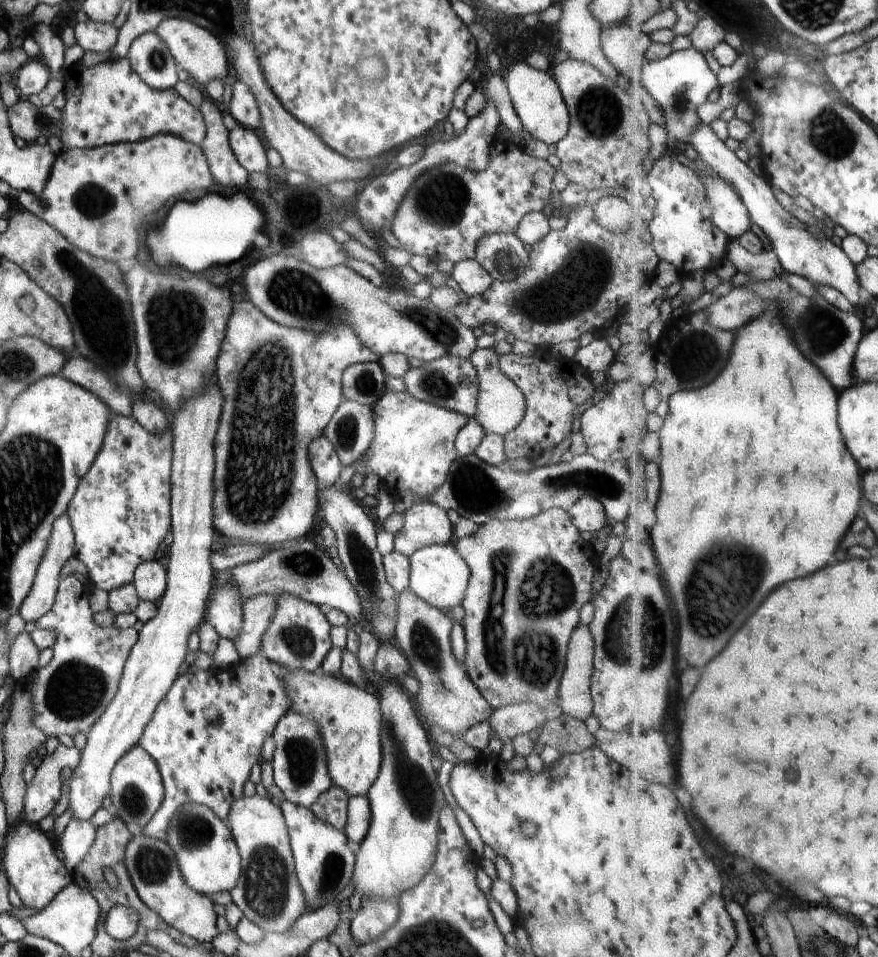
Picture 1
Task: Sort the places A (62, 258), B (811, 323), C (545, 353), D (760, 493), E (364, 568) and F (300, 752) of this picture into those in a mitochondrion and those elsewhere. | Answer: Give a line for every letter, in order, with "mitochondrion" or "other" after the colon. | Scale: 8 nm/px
A: mitochondrion
B: mitochondrion
C: other
D: other
E: mitochondrion
F: mitochondrion

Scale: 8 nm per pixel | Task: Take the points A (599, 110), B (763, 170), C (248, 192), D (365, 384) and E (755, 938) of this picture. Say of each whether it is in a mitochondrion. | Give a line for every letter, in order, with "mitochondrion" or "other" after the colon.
A: mitochondrion
B: other
C: other
D: mitochondrion
E: other

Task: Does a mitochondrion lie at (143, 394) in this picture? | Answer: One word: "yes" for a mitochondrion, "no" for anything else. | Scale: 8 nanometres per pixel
no

